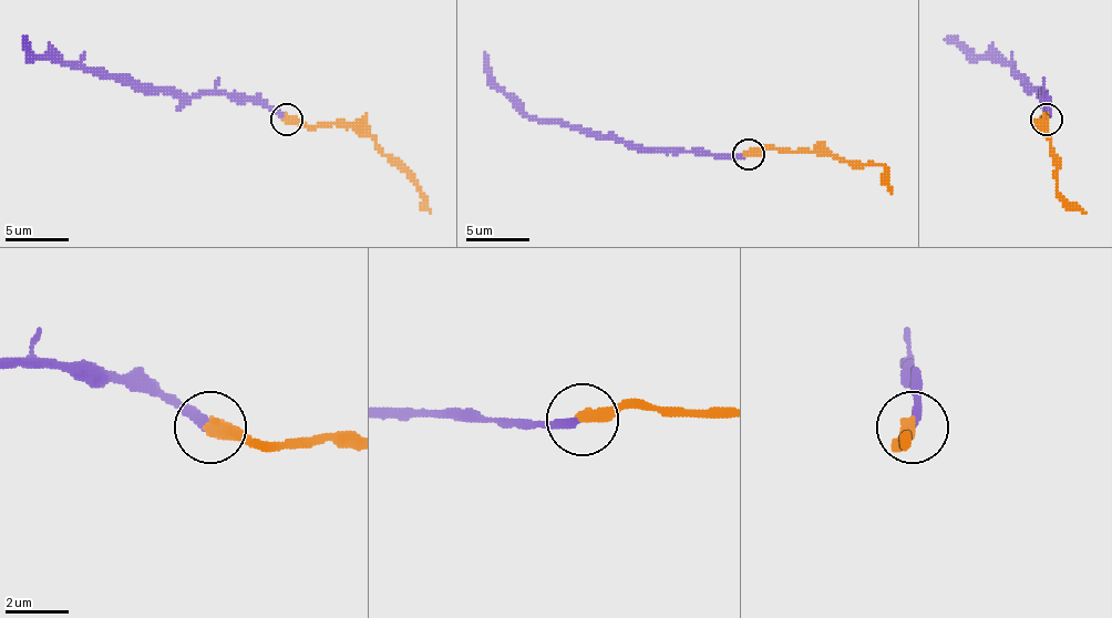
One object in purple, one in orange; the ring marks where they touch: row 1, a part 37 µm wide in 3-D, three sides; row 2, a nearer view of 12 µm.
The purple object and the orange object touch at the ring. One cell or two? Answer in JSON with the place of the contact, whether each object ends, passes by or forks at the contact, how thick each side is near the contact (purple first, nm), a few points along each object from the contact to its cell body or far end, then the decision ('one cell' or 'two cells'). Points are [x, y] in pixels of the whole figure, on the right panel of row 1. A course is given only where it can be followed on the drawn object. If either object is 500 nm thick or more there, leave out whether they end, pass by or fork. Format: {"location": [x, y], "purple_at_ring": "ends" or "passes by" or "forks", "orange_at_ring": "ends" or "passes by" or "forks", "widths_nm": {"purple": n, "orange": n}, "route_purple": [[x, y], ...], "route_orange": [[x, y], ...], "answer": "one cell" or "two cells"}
{"location": [1046, 119], "purple_at_ring": "ends", "orange_at_ring": "ends", "widths_nm": {"purple": 300, "orange": 440}, "route_purple": [[1047, 120], [1043, 94], [1040, 98], [1011, 69], [979, 59], [945, 40]], "route_orange": [[1047, 120], [1040, 126], [1043, 126], [1057, 189], [1085, 213]], "answer": "one cell"}

